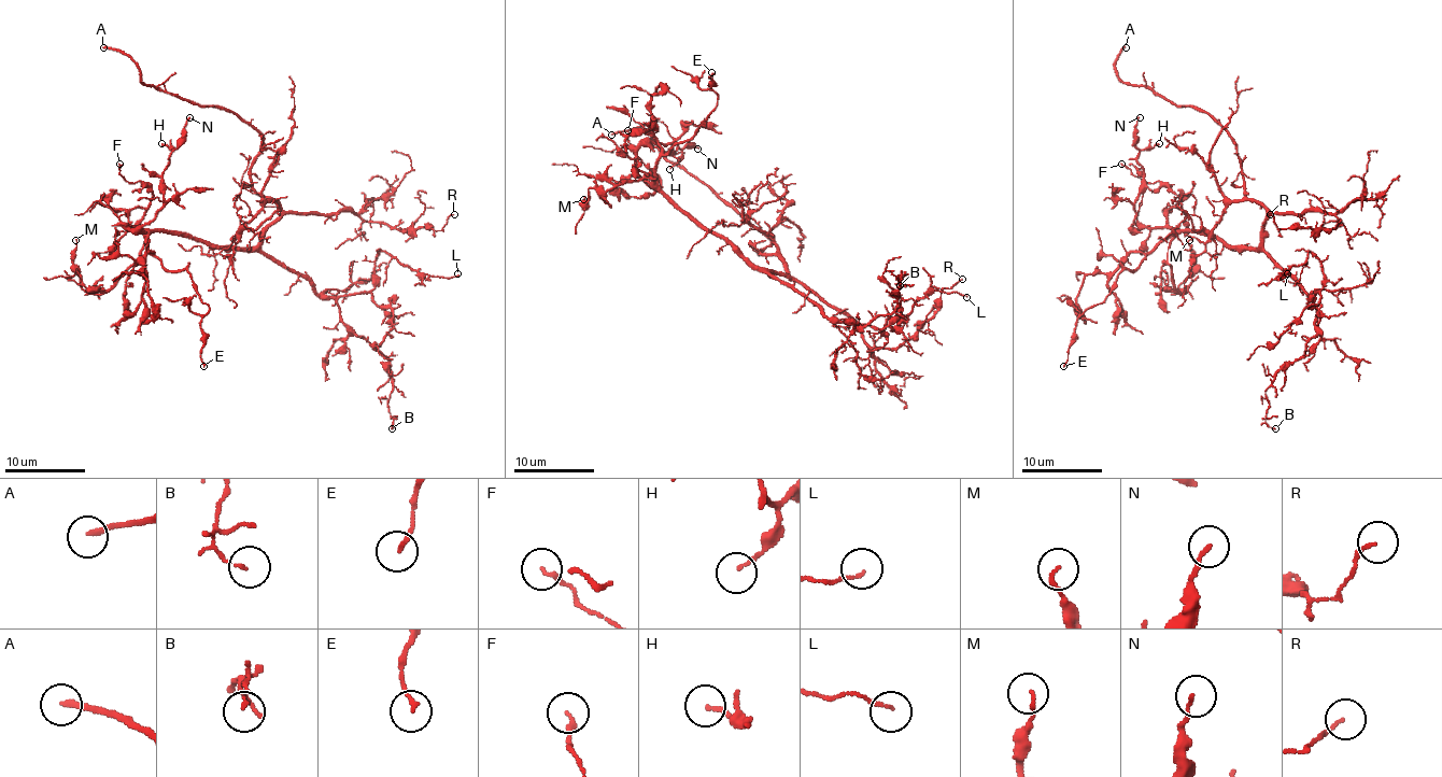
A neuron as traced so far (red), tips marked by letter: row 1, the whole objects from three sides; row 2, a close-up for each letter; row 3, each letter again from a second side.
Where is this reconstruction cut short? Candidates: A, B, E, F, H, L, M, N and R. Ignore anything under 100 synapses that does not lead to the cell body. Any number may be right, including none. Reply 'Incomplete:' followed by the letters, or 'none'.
Incomplete: A

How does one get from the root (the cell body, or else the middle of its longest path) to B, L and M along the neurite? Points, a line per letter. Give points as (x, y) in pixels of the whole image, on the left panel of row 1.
B: (245, 224), (269, 200), (278, 206), (262, 250), (329, 296), (339, 318), (387, 361), (392, 428)
L: (245, 224), (271, 200), (280, 215), (262, 250), (324, 296), (369, 292), (380, 252), (422, 276), (457, 273)
M: (245, 224), (213, 256), (201, 252), (201, 242), (153, 231), (139, 258), (99, 294), (81, 286), (75, 240)

